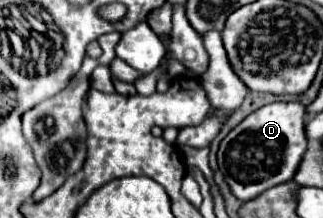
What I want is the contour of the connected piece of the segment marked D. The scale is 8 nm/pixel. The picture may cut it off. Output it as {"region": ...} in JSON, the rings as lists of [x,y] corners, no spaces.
{"region":[[[298,102],[268,104],[252,112],[220,142],[218,168],[240,202],[252,200],[264,190],[292,180],[306,152],[304,114],[304,106]]]}

